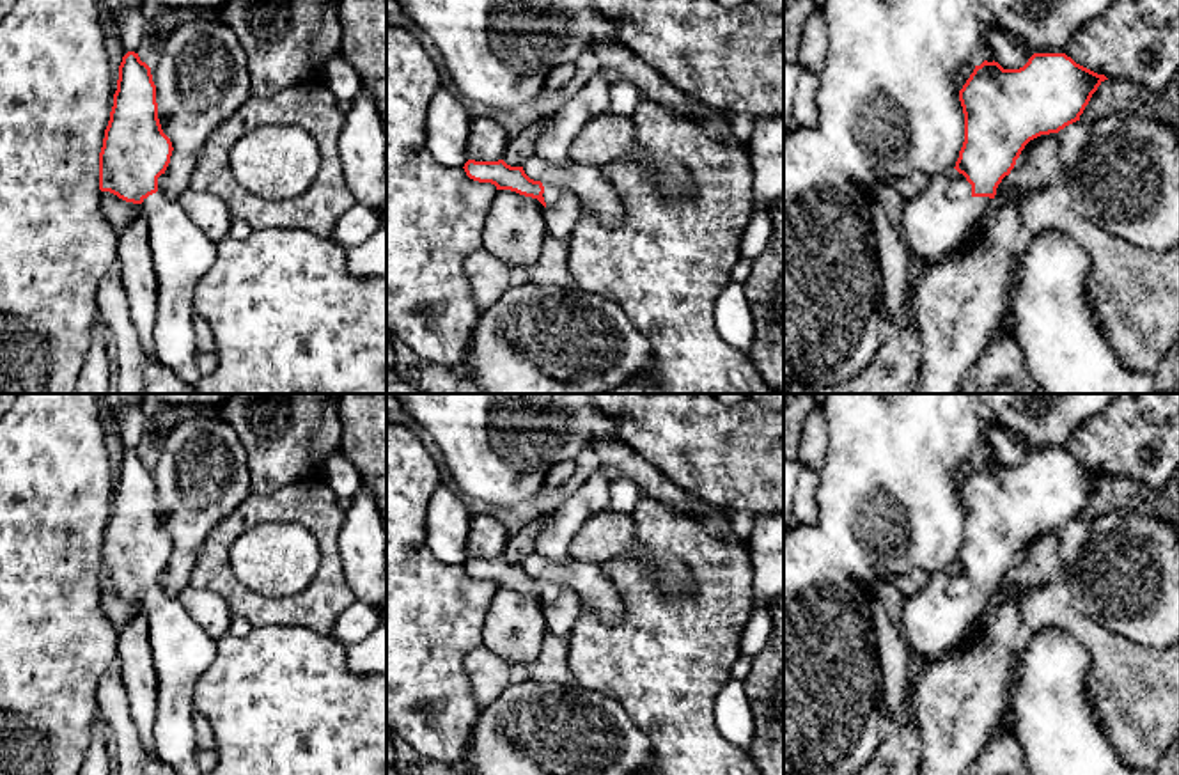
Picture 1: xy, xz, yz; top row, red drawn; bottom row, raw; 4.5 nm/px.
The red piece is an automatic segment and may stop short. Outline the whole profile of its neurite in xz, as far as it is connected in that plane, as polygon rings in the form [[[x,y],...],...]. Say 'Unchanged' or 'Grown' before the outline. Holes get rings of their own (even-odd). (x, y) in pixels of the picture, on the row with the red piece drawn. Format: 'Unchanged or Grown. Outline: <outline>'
Grown. Outline: [[[468,160],[463,168],[473,181],[491,183],[496,190],[511,190],[519,195],[537,199],[544,207],[567,192],[548,181],[534,181],[525,174],[523,167],[511,167],[504,160]]]

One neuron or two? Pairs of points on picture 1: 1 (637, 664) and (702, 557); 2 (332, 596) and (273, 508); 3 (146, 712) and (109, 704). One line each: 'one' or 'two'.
1: one
2: one
3: two

